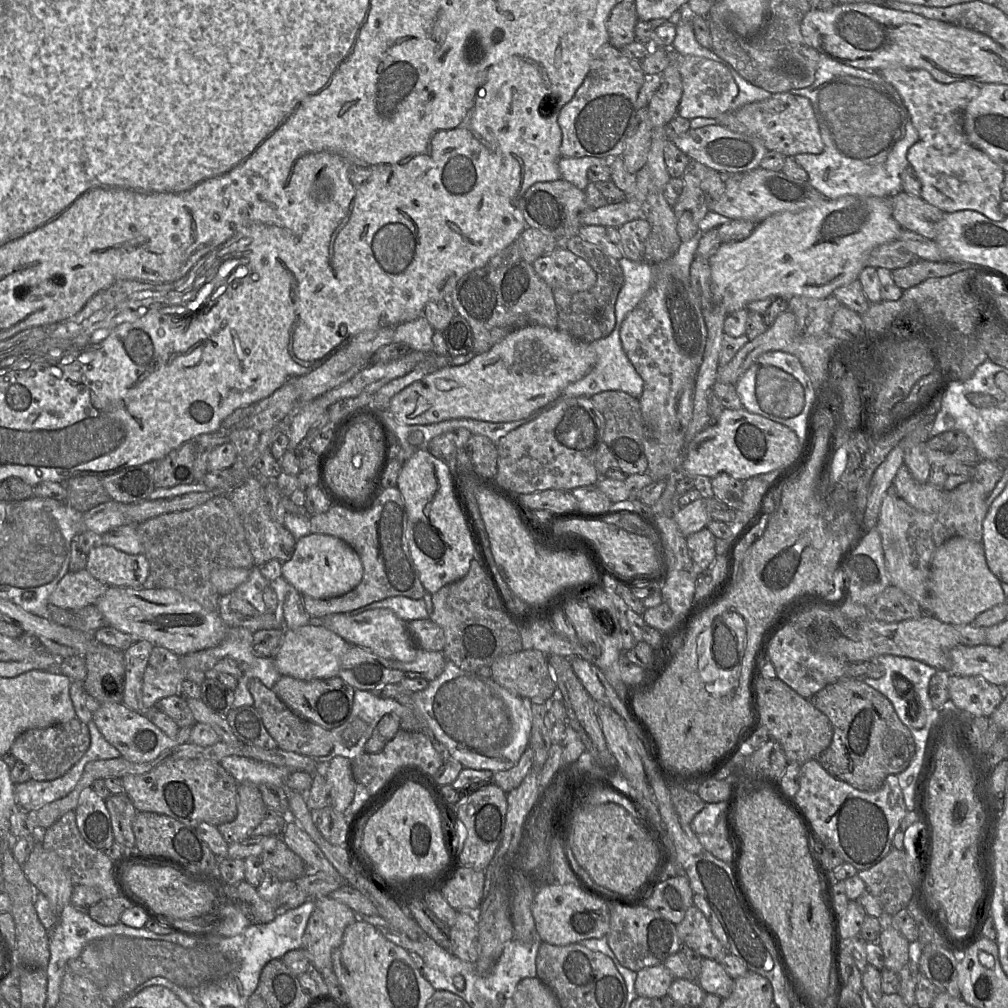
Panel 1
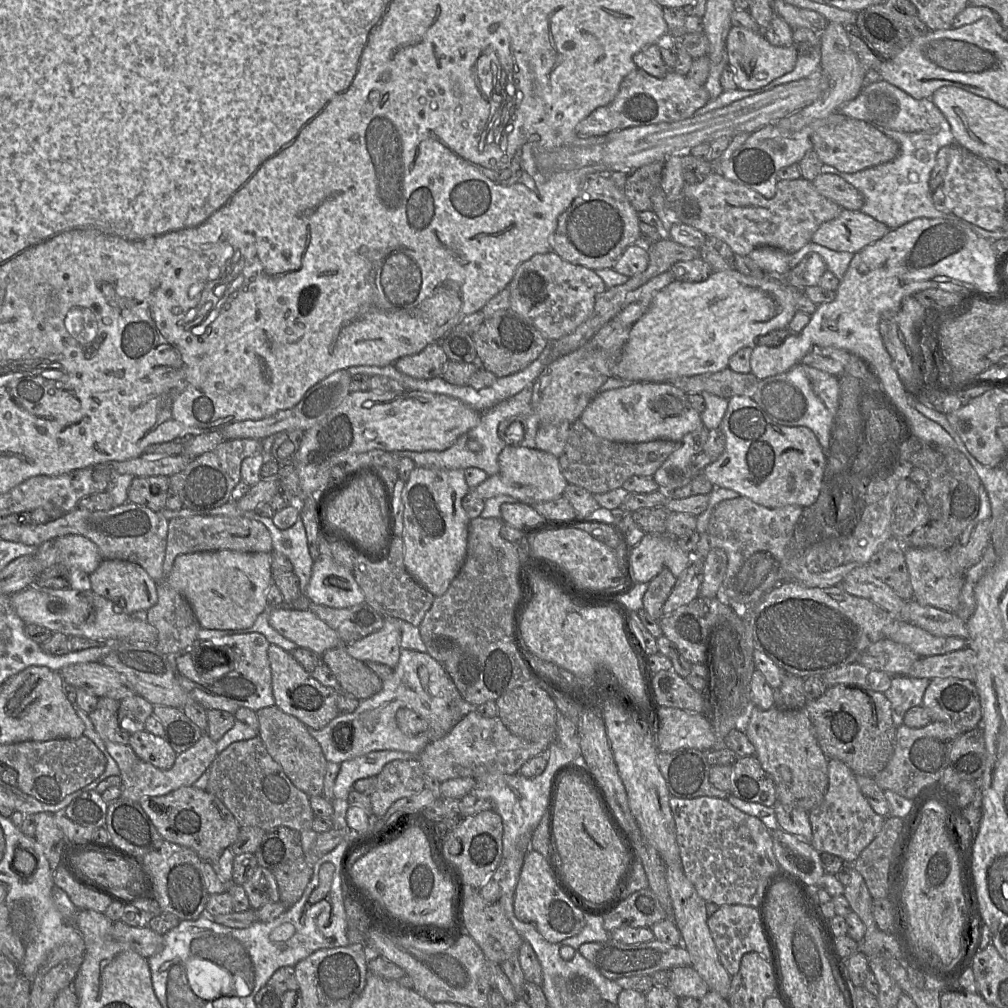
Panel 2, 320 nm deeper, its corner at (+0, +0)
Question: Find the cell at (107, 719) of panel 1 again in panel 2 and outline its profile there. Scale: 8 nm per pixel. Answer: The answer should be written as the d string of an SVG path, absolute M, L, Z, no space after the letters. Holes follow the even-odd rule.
M146 730L131 734L128 744L140 759L160 769L170 769L177 757L177 753L164 737Z

